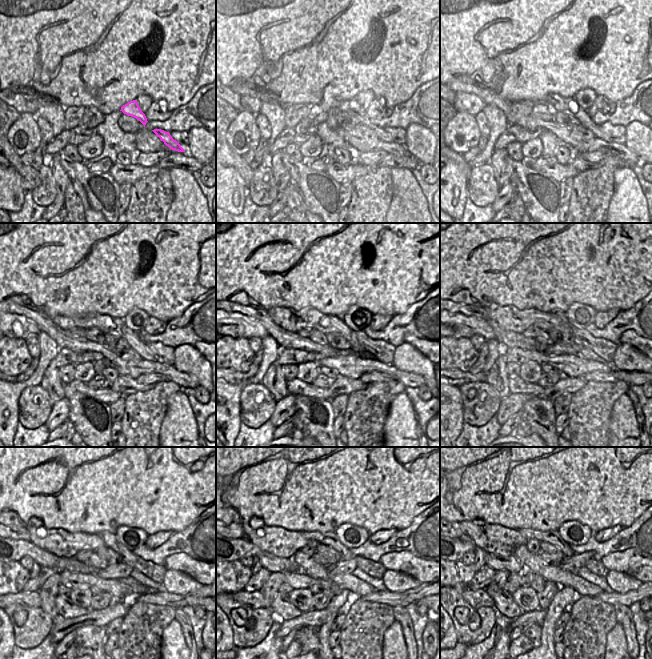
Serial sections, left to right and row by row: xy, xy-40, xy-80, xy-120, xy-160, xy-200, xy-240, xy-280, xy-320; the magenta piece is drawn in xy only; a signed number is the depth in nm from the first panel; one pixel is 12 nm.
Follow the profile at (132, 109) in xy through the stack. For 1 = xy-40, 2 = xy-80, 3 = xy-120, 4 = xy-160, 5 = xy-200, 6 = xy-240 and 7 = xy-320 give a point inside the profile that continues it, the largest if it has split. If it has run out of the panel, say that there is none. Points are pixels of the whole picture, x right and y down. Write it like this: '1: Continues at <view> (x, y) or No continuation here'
1: Continues at xy-40 (352, 107)
2: Continues at xy-80 (557, 103)
3: Continues at xy-120 (106, 324)
4: Continues at xy-160 (292, 320)
5: Continues at xy-200 (509, 317)
6: Continues at xy-240 (61, 543)
7: Continues at xy-320 (492, 538).

